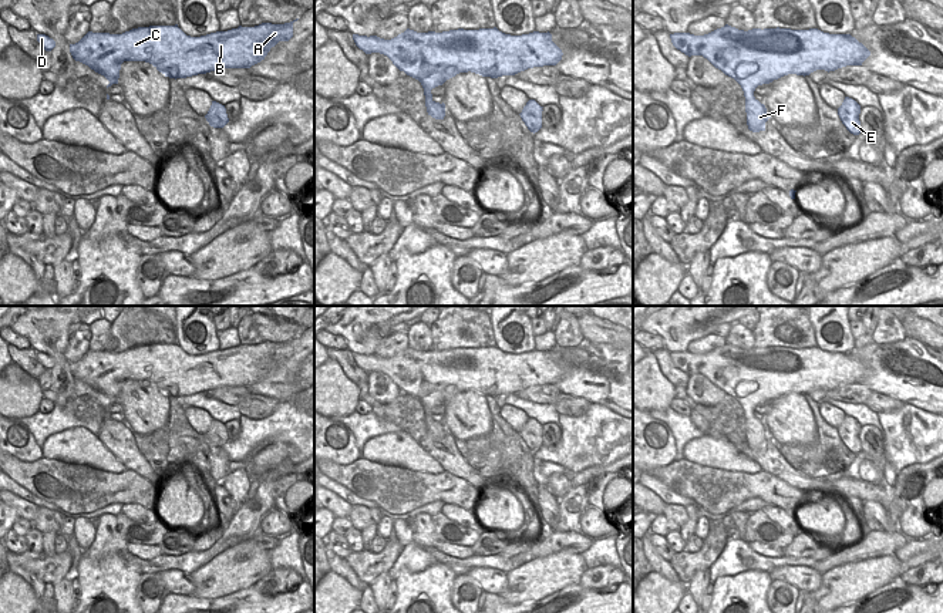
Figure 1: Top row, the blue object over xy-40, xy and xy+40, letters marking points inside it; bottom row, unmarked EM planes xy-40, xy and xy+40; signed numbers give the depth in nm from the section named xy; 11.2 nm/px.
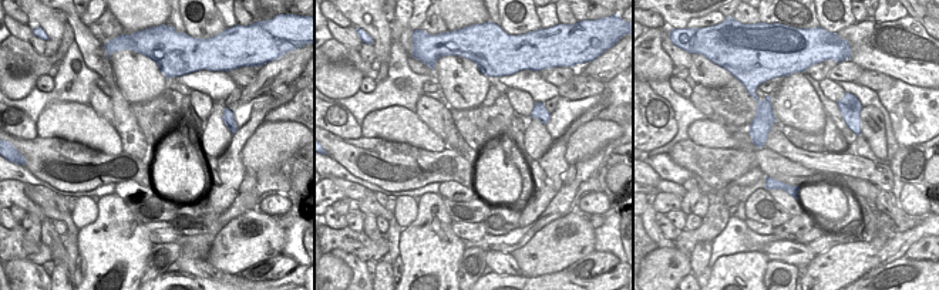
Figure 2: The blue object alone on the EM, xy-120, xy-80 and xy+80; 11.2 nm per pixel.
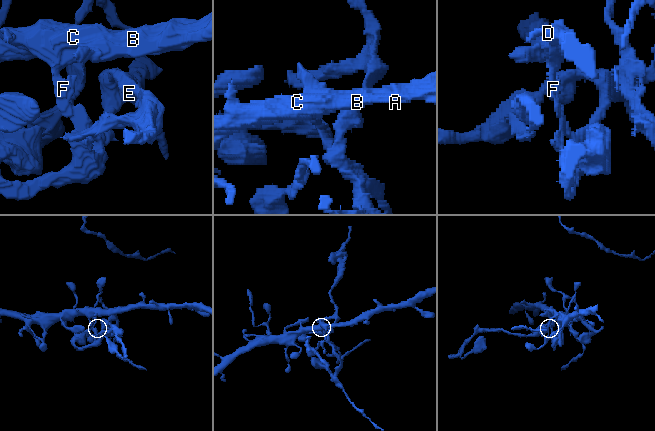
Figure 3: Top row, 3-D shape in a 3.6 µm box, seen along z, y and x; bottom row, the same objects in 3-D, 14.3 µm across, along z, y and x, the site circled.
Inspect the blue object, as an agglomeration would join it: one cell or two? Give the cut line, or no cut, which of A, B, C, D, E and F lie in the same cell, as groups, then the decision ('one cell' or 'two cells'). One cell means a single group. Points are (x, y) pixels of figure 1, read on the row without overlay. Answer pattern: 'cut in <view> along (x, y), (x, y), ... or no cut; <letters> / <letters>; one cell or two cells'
cut in xy+40 along (755, 418), (746, 430); A B C D / E F; two cells

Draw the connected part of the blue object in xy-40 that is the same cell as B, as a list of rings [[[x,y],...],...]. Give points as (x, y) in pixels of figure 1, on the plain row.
[[[299,337],[284,343],[262,341],[255,346],[239,344],[238,347],[216,350],[201,356],[186,354],[178,346],[178,343],[138,346],[122,353],[88,350],[78,361],[70,363],[70,371],[75,380],[88,384],[95,391],[104,394],[110,400],[107,407],[112,403],[118,403],[119,388],[124,380],[145,380],[152,383],[165,395],[175,398],[186,397],[198,393],[206,393],[219,387],[250,387],[252,384],[265,378],[270,367],[279,360],[289,360],[293,356],[293,341],[297,339]]]

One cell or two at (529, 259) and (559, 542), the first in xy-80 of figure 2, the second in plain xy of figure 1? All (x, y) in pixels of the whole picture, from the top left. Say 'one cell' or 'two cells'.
two cells

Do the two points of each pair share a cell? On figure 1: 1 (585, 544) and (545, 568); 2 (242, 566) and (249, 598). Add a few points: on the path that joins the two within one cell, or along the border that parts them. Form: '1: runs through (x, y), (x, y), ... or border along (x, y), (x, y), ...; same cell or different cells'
1: border along (579, 552), (558, 551), (538, 558); different cells
2: border along (252, 585), (216, 598); different cells

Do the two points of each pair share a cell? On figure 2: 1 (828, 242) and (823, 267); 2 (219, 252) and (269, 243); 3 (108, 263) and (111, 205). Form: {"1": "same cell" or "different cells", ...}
{"1": "different cells", "2": "same cell", "3": "same cell"}

